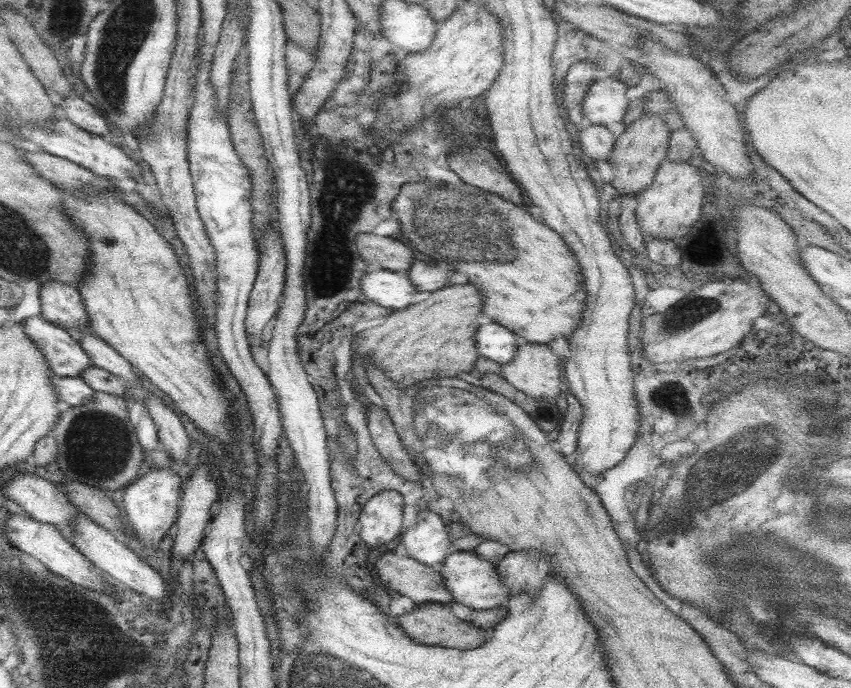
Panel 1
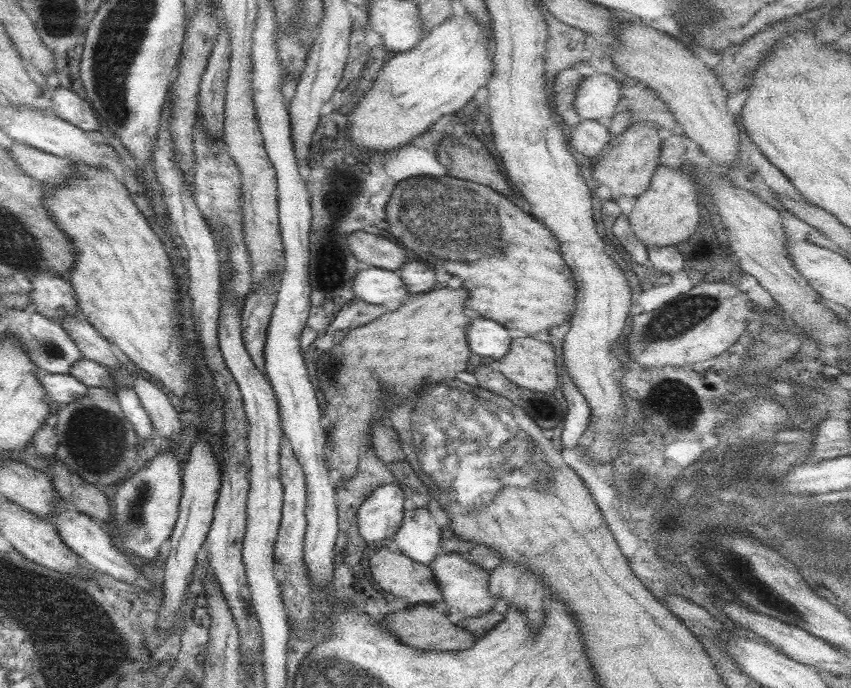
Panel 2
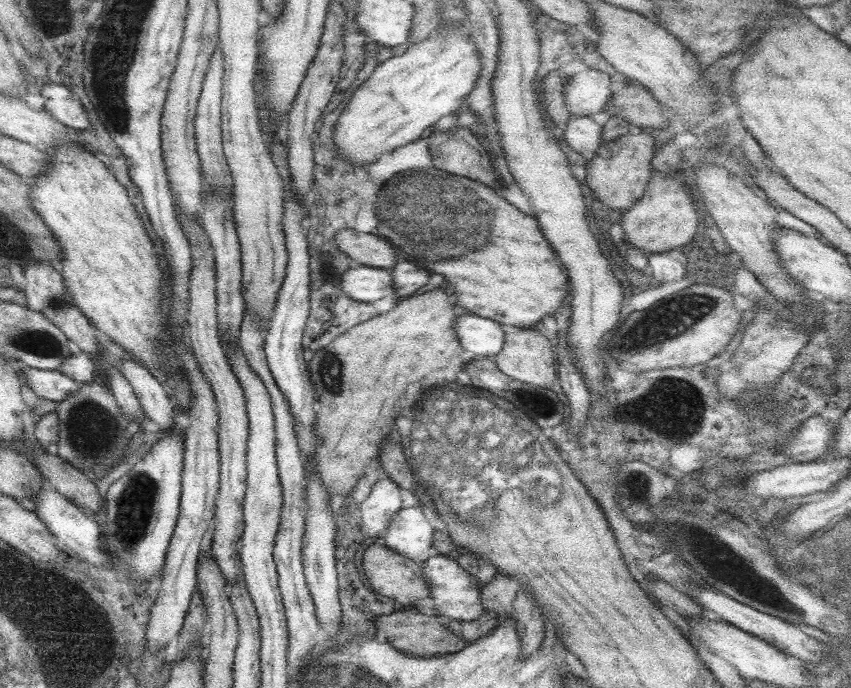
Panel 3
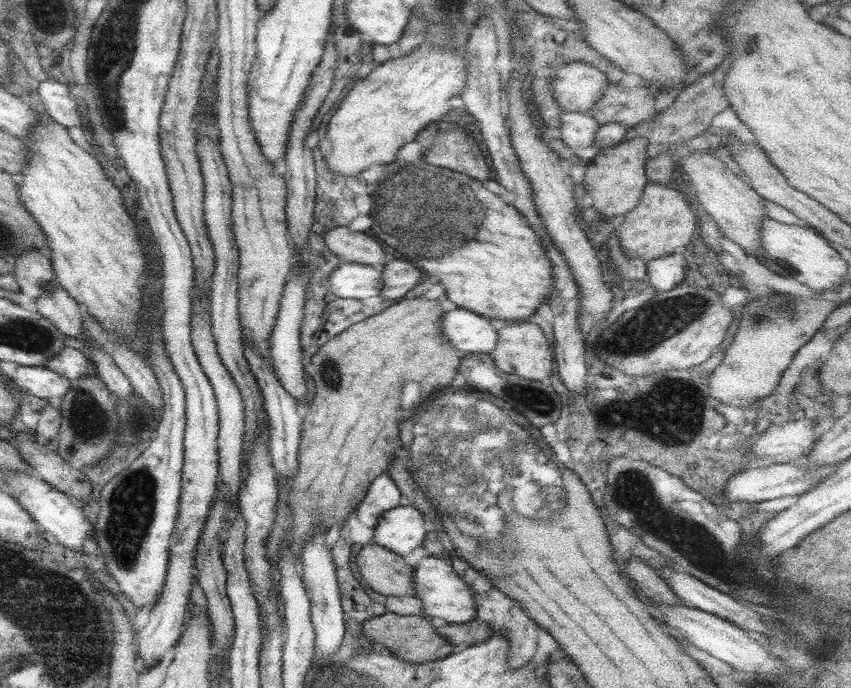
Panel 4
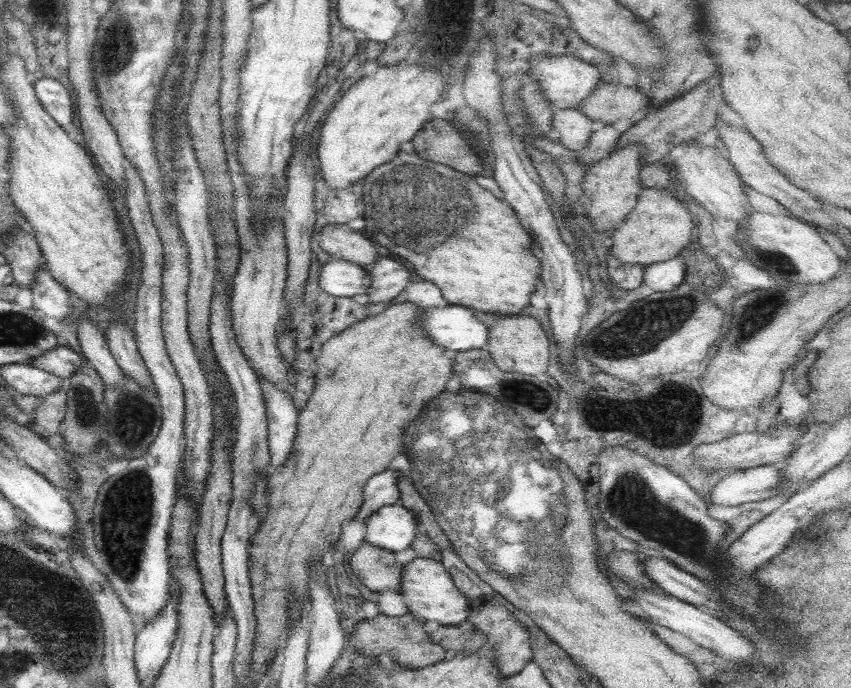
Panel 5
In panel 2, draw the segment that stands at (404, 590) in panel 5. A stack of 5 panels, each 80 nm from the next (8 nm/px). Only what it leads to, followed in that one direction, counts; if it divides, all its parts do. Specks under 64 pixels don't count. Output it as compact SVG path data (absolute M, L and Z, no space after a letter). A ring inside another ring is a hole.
M449 526L441 528L440 537L442 553L432 558L428 567L440 592L440 600L443 600L445 606L447 606L445 612L447 614L453 612L467 618L475 618L491 611L497 600L487 590L489 572L485 572L478 566L473 566L464 558L467 551L471 549L471 545L457 539Z

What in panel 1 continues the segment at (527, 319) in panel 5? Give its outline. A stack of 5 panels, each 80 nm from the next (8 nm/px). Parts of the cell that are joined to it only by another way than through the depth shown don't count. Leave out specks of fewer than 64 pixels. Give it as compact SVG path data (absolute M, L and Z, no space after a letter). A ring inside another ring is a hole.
M519 340L511 360L499 365L499 370L500 375L513 388L523 392L525 396L551 401L559 394L561 364L562 362L559 360L559 357L546 344L542 345Z

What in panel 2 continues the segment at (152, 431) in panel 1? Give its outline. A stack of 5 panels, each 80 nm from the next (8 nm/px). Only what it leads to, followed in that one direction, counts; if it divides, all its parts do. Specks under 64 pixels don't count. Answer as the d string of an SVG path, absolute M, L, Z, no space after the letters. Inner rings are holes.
M116 386L116 389L113 392L126 421L132 426L139 442L147 440L153 434L151 432L151 423L145 409L141 407L137 395L135 395L132 388L127 386Z

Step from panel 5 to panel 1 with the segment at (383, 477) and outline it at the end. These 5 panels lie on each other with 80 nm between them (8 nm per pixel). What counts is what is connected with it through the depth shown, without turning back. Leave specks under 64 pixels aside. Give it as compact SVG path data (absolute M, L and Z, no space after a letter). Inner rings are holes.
M380 490L363 503L357 531L367 548L385 545L397 538L402 531L403 505L402 496L396 490Z

